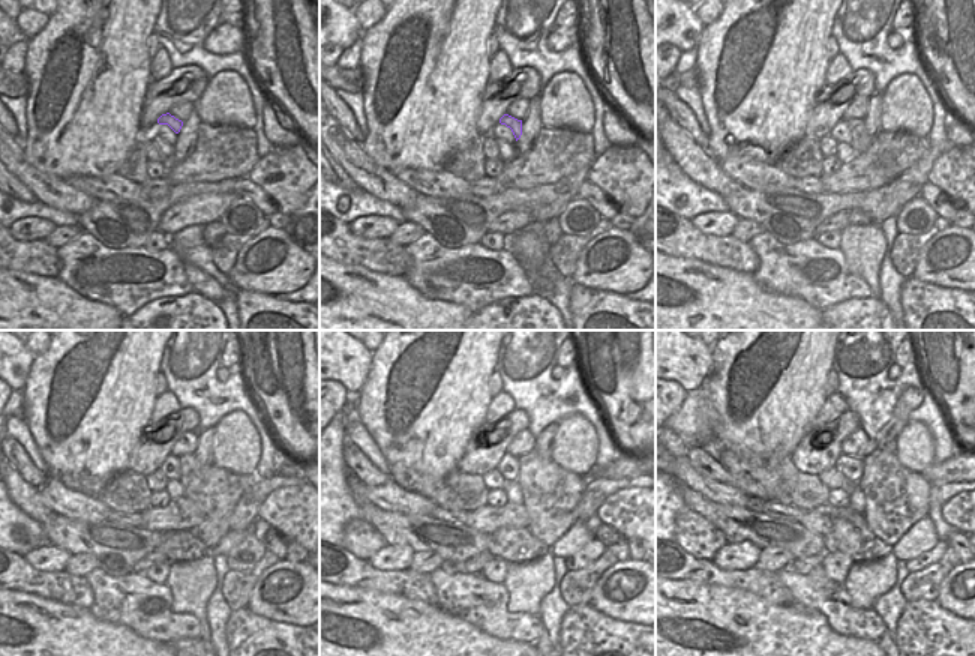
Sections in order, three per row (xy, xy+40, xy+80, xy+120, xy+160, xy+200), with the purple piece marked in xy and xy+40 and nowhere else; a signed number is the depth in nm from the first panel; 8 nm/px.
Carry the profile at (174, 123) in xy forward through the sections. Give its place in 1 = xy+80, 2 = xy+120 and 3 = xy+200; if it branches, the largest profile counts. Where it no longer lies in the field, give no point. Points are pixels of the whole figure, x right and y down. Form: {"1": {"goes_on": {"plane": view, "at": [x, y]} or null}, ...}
{"1": {"goes_on": {"plane": "xy+80", "at": [861, 141]}}, "2": {"goes_on": {"plane": "xy+120", "at": [216, 490]}}, "3": {"goes_on": {"plane": "xy+200", "at": [896, 499]}}}

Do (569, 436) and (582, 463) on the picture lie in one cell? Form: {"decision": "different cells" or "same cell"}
{"decision": "same cell"}

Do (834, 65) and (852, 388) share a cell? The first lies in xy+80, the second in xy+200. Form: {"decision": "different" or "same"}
{"decision": "different"}

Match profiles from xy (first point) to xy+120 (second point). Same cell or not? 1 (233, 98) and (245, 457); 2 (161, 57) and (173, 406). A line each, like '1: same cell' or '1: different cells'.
1: same cell
2: same cell

